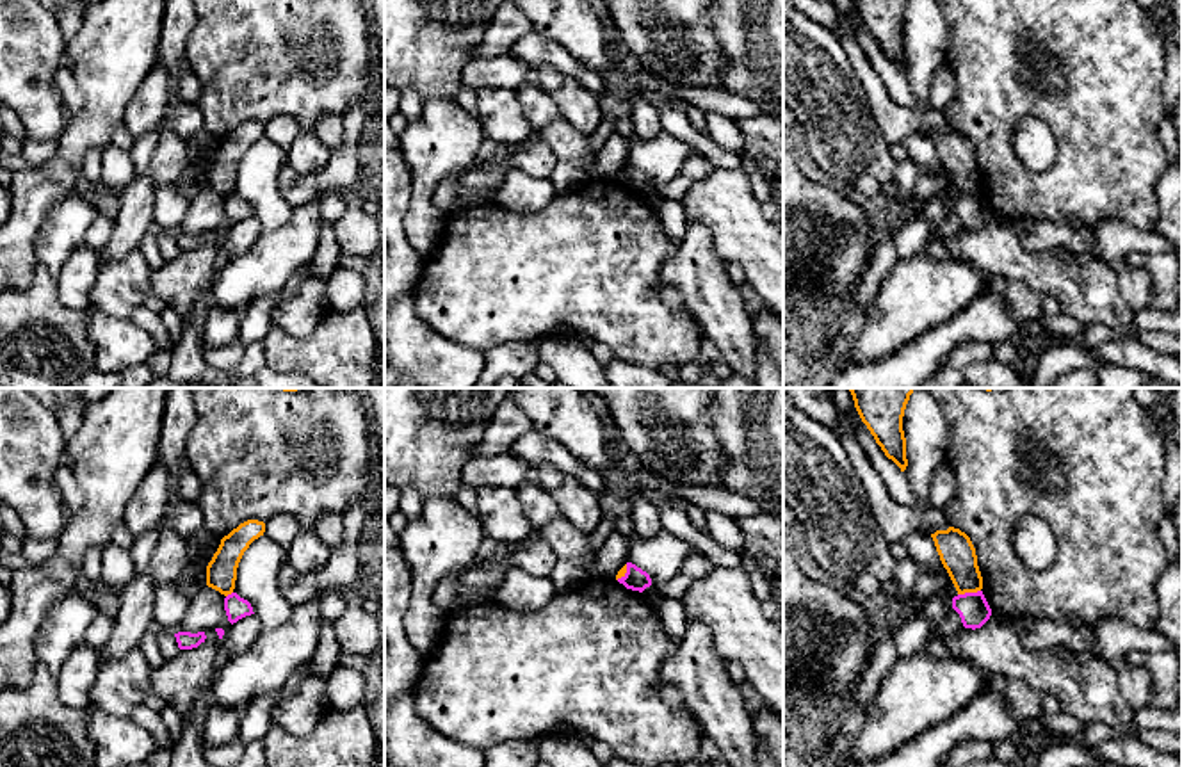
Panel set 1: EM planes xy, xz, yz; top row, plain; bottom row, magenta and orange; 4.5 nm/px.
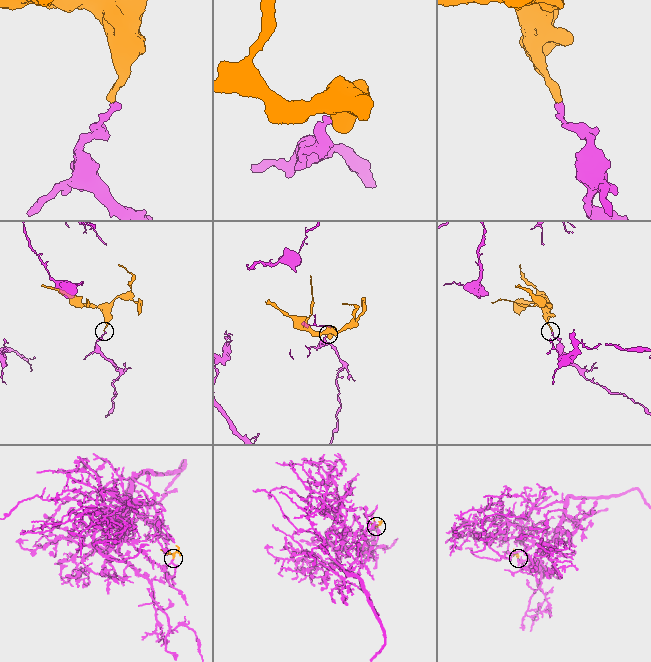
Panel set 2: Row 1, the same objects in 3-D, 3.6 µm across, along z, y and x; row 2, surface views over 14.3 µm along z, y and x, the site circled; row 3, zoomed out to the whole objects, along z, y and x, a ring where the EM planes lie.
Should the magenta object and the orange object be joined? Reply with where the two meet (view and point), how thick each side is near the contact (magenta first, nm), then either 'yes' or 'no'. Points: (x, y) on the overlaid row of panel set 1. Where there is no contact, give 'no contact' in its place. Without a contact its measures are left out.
yz (969, 593) | 140/160 nm | no

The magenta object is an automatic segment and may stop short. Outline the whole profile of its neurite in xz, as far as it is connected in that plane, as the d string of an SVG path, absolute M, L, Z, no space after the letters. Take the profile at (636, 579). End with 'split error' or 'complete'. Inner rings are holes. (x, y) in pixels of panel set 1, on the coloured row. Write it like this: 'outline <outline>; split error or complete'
outline M627 562L627 573L618 578L618 582L623 584L627 589L639 593L652 585L650 575L632 562Z; complete

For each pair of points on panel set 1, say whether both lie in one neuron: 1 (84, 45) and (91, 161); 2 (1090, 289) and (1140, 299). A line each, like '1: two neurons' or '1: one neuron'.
1: two neurons
2: two neurons

